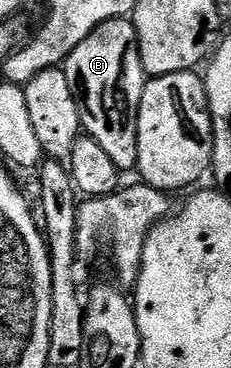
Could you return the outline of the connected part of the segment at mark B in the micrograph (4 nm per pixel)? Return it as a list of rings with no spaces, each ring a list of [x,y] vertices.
[[[116,18],[99,24],[99,28],[95,28],[91,36],[87,36],[87,40],[71,52],[69,59],[63,63],[63,69],[79,104],[82,131],[94,138],[107,156],[111,156],[111,164],[115,164],[118,170],[136,171],[139,156],[137,117],[147,75],[132,21]]]

